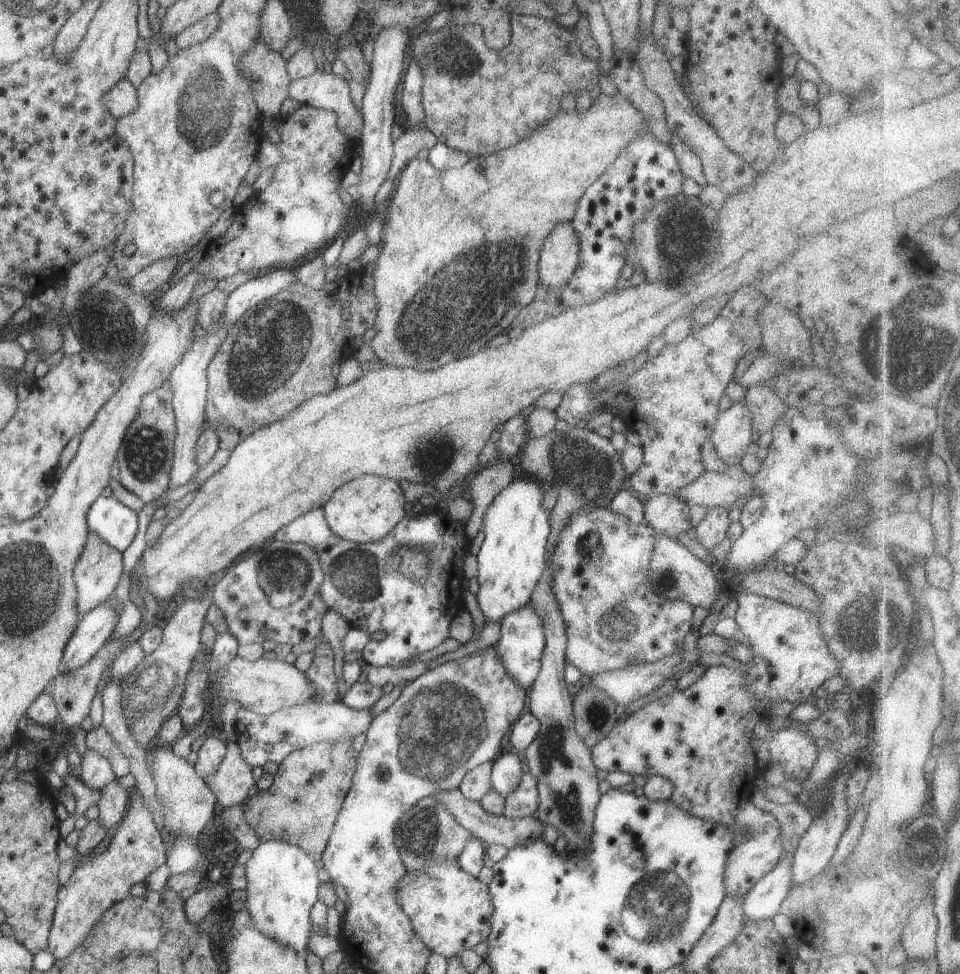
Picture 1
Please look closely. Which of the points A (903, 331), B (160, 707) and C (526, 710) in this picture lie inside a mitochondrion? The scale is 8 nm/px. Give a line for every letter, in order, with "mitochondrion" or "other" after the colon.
A: mitochondrion
B: mitochondrion
C: other

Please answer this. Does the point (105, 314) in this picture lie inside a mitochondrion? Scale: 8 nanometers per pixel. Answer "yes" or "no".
yes

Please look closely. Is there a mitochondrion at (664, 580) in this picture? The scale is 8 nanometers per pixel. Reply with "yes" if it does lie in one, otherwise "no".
yes

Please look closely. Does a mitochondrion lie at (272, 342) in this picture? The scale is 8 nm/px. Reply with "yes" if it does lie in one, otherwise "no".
yes

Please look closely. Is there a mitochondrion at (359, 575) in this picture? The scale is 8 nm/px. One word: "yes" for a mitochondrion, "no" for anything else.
yes

